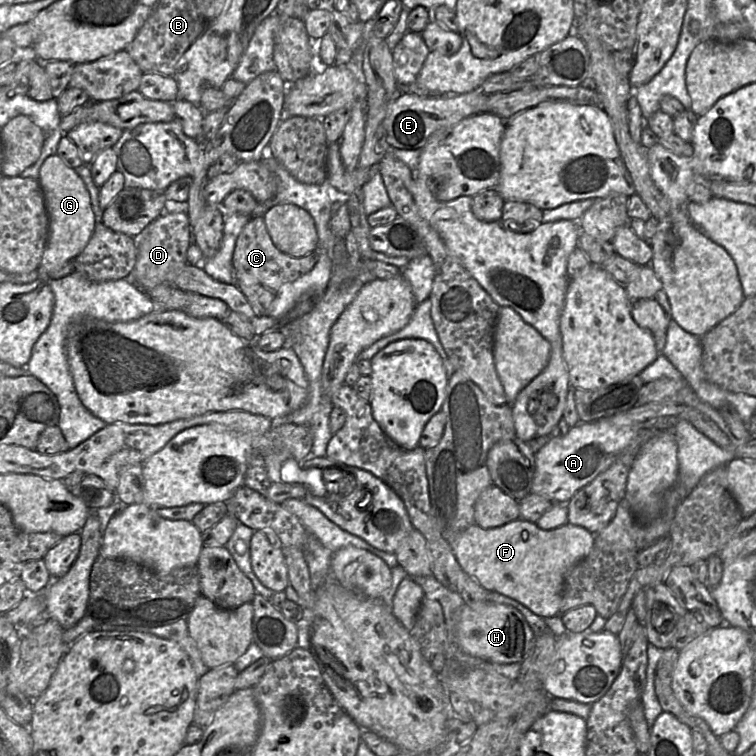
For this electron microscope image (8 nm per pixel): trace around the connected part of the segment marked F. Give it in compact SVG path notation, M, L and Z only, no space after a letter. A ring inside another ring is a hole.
M519 518L491 529L483 529L473 524L447 541L462 570L487 591L495 591L513 598L541 617L553 617L560 616L566 574L595 548L594 538L595 535L586 529L568 523L552 530L542 530L535 523Z

